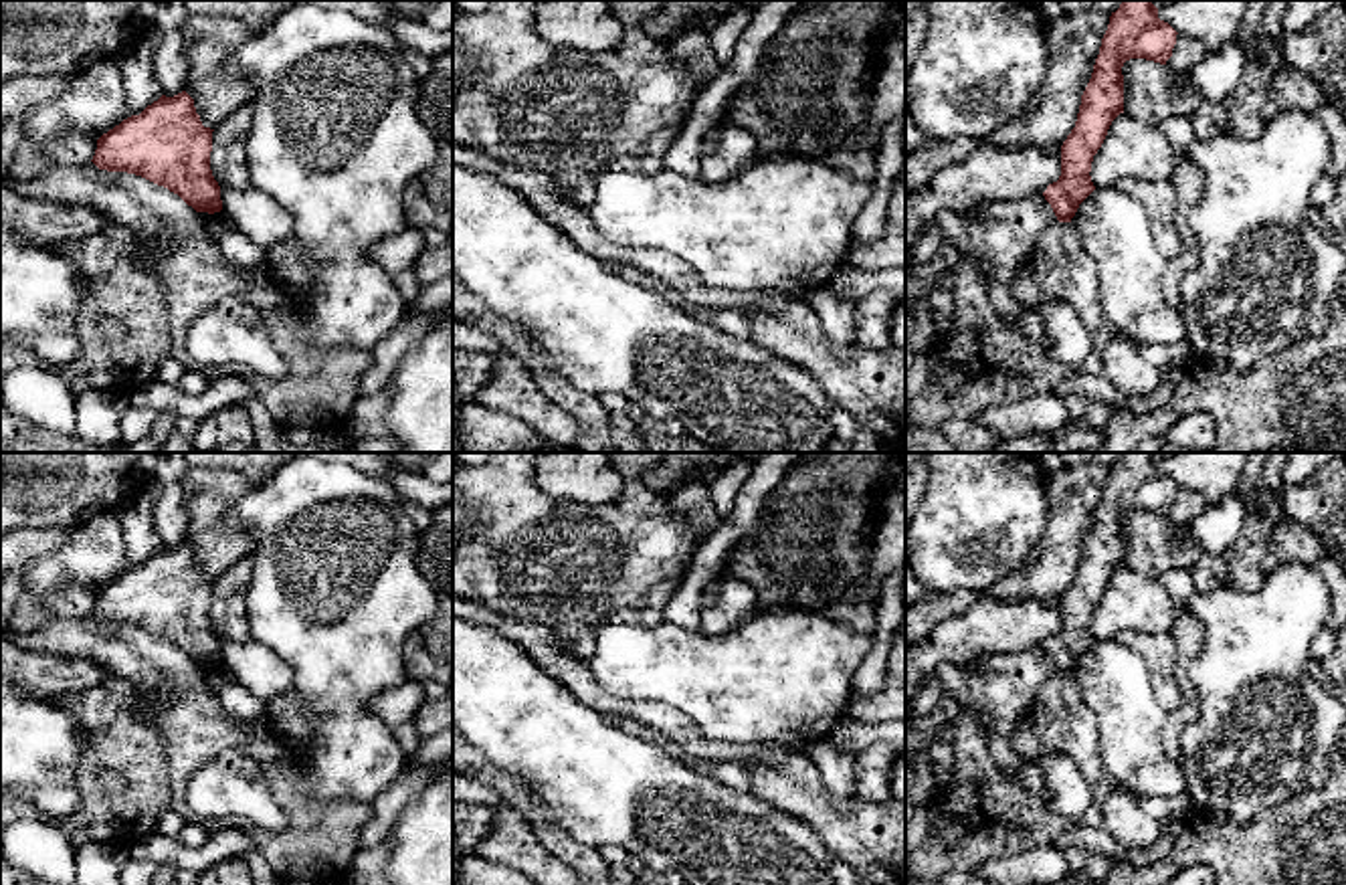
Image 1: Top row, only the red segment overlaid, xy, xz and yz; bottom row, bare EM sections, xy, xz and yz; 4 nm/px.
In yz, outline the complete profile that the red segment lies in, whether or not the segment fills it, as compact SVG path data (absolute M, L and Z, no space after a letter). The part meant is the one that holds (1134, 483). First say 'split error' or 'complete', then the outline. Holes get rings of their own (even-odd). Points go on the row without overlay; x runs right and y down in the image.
complete; M1124 453L1110 469L1091 531L1081 548L1075 580L1061 598L1061 628L1043 645L1059 675L1071 675L1095 643L1091 614L1112 574L1124 566L1122 519L1130 511L1160 517L1172 509L1176 483L1158 471L1152 453Z

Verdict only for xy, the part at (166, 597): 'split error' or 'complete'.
complete

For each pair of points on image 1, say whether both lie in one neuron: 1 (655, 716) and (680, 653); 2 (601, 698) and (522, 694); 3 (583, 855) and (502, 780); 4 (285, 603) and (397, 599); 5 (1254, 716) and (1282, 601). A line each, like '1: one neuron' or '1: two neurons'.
1: two neurons
2: two neurons
3: one neuron
4: one neuron
5: one neuron

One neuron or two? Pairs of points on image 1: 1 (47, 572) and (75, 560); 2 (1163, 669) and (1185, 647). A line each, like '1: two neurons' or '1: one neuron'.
1: one neuron
2: two neurons

